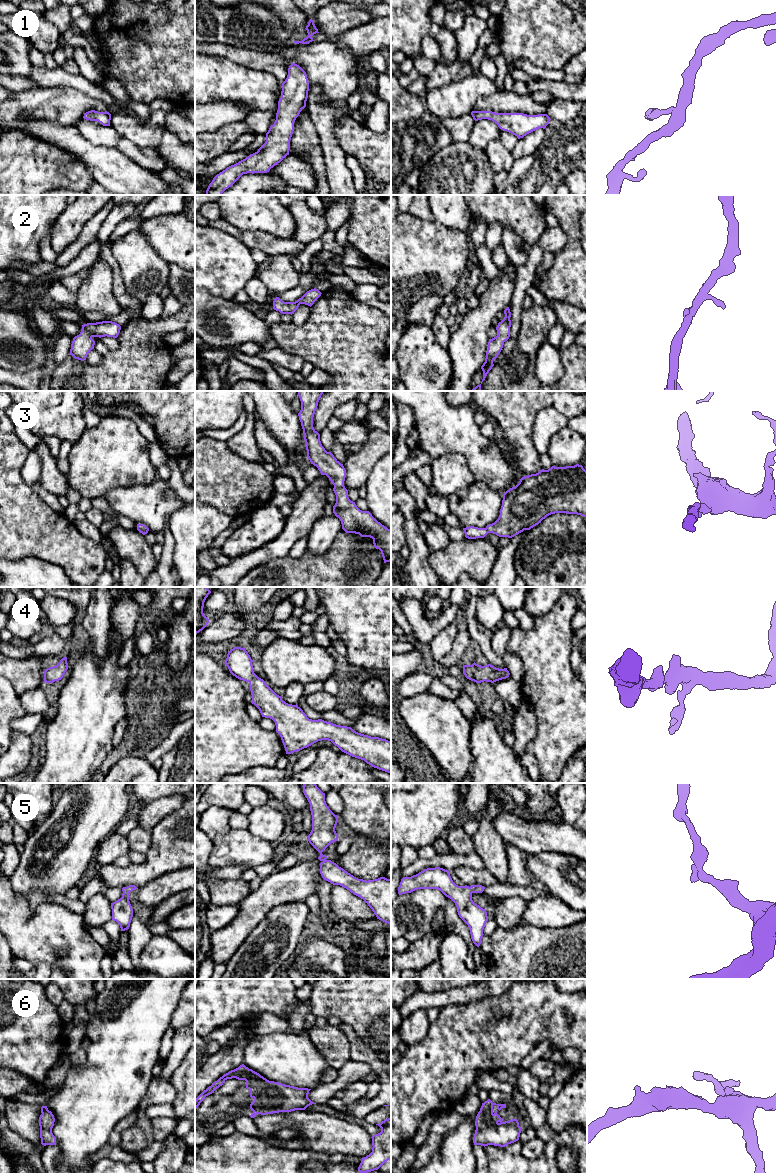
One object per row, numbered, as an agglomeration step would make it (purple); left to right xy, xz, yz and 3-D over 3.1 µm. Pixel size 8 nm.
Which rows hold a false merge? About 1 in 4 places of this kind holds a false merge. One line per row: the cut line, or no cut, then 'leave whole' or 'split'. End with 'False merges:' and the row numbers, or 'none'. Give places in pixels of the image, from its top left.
1: no cut | leave whole
2: no cut | leave whole
3: no cut | leave whole
4: no cut | leave whole
5: no cut | leave whole
6: no cut | leave whole
False merges: none

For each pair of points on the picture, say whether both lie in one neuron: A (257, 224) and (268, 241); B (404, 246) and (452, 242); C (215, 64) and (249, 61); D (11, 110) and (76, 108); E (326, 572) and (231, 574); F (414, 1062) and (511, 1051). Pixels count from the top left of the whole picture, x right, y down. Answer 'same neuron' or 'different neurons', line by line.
A: different neurons
B: same neuron
C: different neurons
D: same neuron
E: different neurons
F: same neuron

